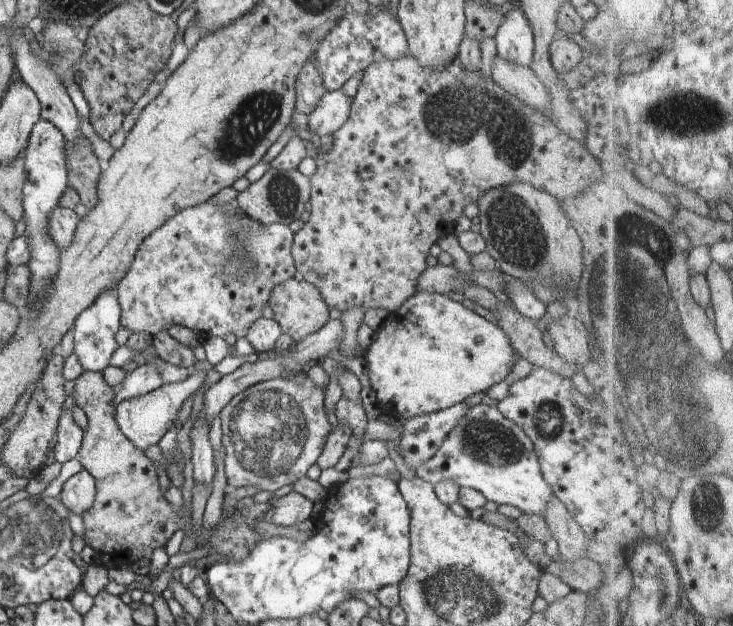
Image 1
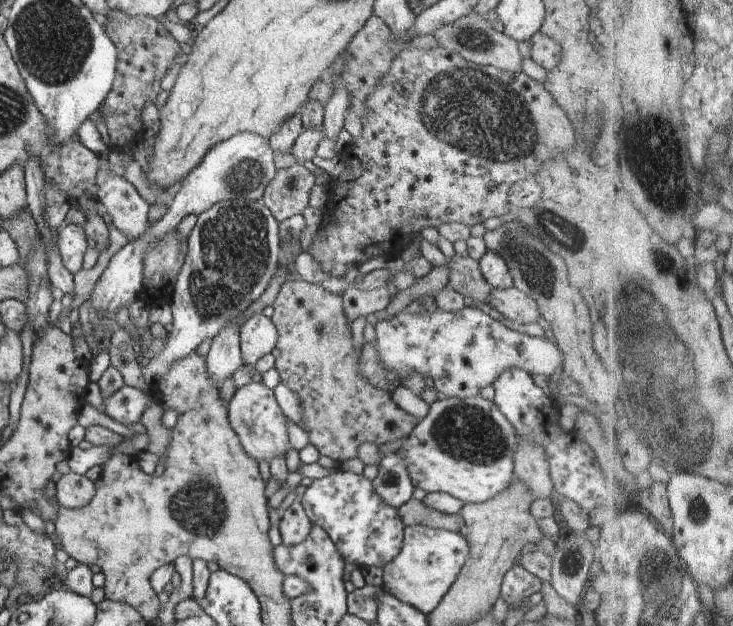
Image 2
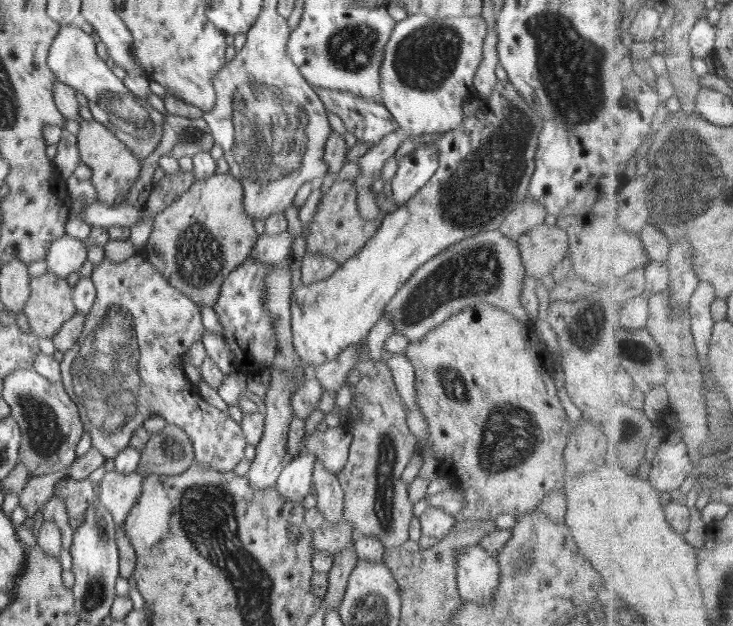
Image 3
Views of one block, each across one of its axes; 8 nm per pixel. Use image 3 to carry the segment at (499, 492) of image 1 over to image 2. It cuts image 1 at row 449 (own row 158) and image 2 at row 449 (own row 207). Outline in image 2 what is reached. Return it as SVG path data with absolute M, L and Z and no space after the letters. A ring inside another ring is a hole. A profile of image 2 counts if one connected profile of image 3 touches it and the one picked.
M482 395L473 396L472 398L447 397L443 400L438 399L430 405L429 413L416 424L414 430L406 437L405 442L398 449L397 453L402 456L402 460L404 460L404 464L406 464L406 470L408 470L408 474L410 474L412 486L414 486L415 489L421 488L426 493L445 492L451 494L454 498L460 500L460 502L480 503L494 498L498 492L502 492L502 490L512 482L514 476L514 461L512 460L512 456L514 452L516 452L516 446L518 446L520 440L513 424L510 424L510 422L506 420L506 417L500 412L500 409L496 406L494 401L484 399Z

